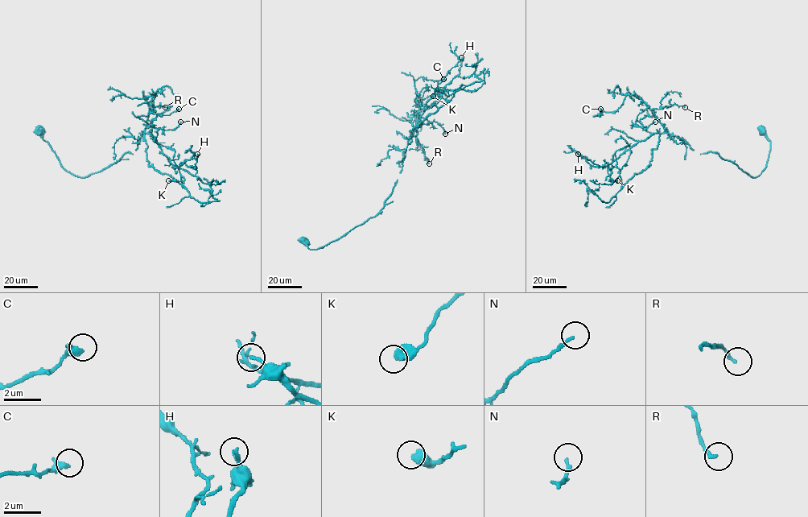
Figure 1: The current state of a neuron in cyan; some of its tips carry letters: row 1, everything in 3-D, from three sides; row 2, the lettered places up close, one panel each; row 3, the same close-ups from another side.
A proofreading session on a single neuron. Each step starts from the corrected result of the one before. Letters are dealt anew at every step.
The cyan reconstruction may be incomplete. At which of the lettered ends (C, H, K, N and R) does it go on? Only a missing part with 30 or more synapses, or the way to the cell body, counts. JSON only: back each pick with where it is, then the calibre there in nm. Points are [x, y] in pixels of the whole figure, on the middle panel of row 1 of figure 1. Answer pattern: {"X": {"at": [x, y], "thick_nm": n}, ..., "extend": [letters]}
{"extend": []}

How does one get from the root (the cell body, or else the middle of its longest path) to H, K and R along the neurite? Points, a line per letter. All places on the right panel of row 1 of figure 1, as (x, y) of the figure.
H: (761, 130), (770, 150), (755, 177), (666, 133), (617, 150), (616, 167), (591, 166), (578, 154)
K: (761, 130), (770, 150), (756, 177), (661, 133), (616, 152), (620, 175), (610, 180), (617, 180)
R: (761, 130), (770, 150), (766, 167), (752, 177), (718, 153), (700, 154), (670, 136), (651, 110), (685, 107)

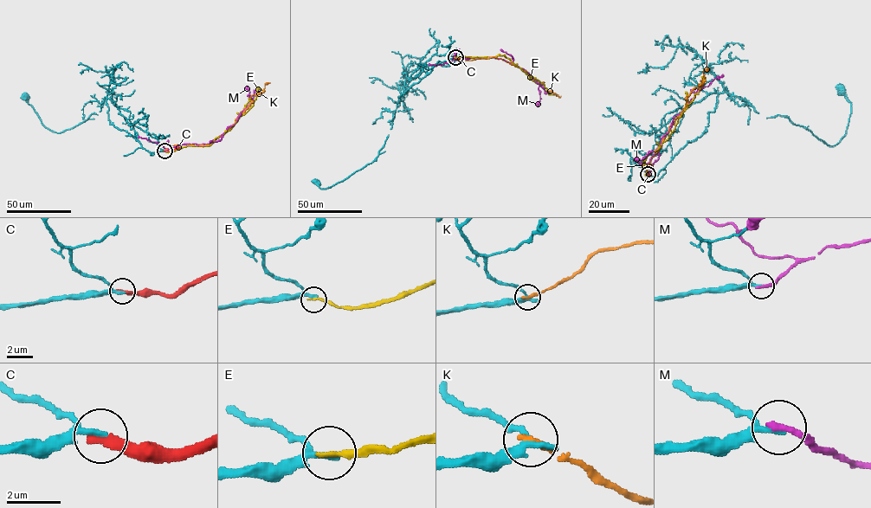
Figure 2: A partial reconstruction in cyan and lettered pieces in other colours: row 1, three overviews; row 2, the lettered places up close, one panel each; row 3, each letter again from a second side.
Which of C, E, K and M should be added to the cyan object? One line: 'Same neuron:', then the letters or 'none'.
Same neuron: C

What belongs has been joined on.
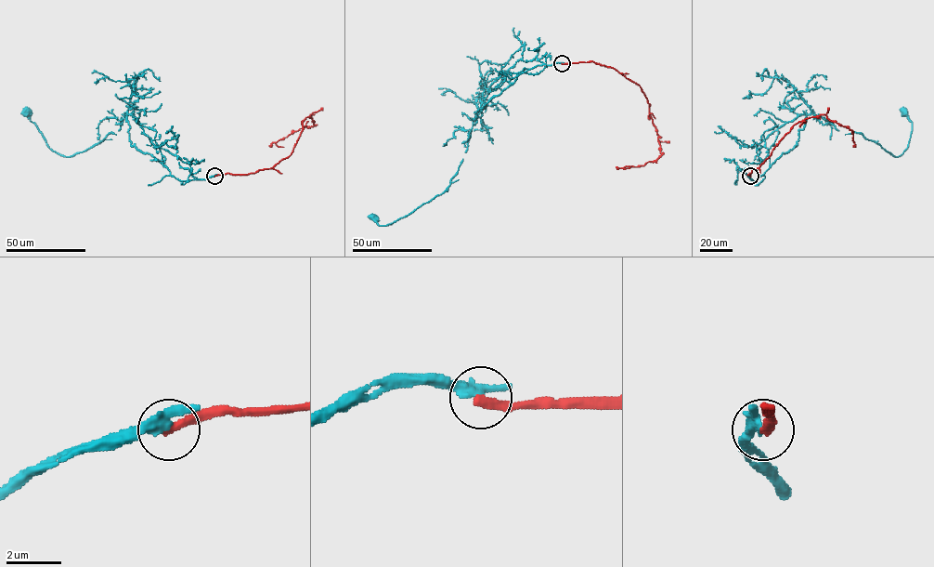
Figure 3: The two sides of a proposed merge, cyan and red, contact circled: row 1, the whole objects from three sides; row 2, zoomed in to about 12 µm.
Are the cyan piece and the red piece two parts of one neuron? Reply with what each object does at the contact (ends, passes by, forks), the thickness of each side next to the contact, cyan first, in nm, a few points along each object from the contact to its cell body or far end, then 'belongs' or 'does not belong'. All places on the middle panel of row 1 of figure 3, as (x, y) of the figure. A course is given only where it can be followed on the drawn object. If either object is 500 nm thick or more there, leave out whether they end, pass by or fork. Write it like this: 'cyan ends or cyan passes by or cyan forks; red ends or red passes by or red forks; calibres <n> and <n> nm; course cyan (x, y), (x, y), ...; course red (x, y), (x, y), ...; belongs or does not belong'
cyan passes by; red ends; calibres 340 and 320 nm; course cyan (562, 63), (538, 65), (522, 72), (475, 112), (468, 149), (442, 193), (391, 224), (379, 225), (373, 217); course red (562, 63), (593, 61), (614, 68), (641, 87), (648, 103), (661, 155), (643, 165), (622, 167), (630, 167); does not belong

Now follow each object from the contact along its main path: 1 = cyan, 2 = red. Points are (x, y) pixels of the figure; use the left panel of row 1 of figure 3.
1: (214, 176), (175, 178), (153, 156), (131, 145), (125, 114), (116, 134), (62, 156), (49, 148), (27, 112)
2: (214, 176), (271, 168), (291, 154), (302, 122), (311, 114), (315, 125), (276, 142), (283, 147)

